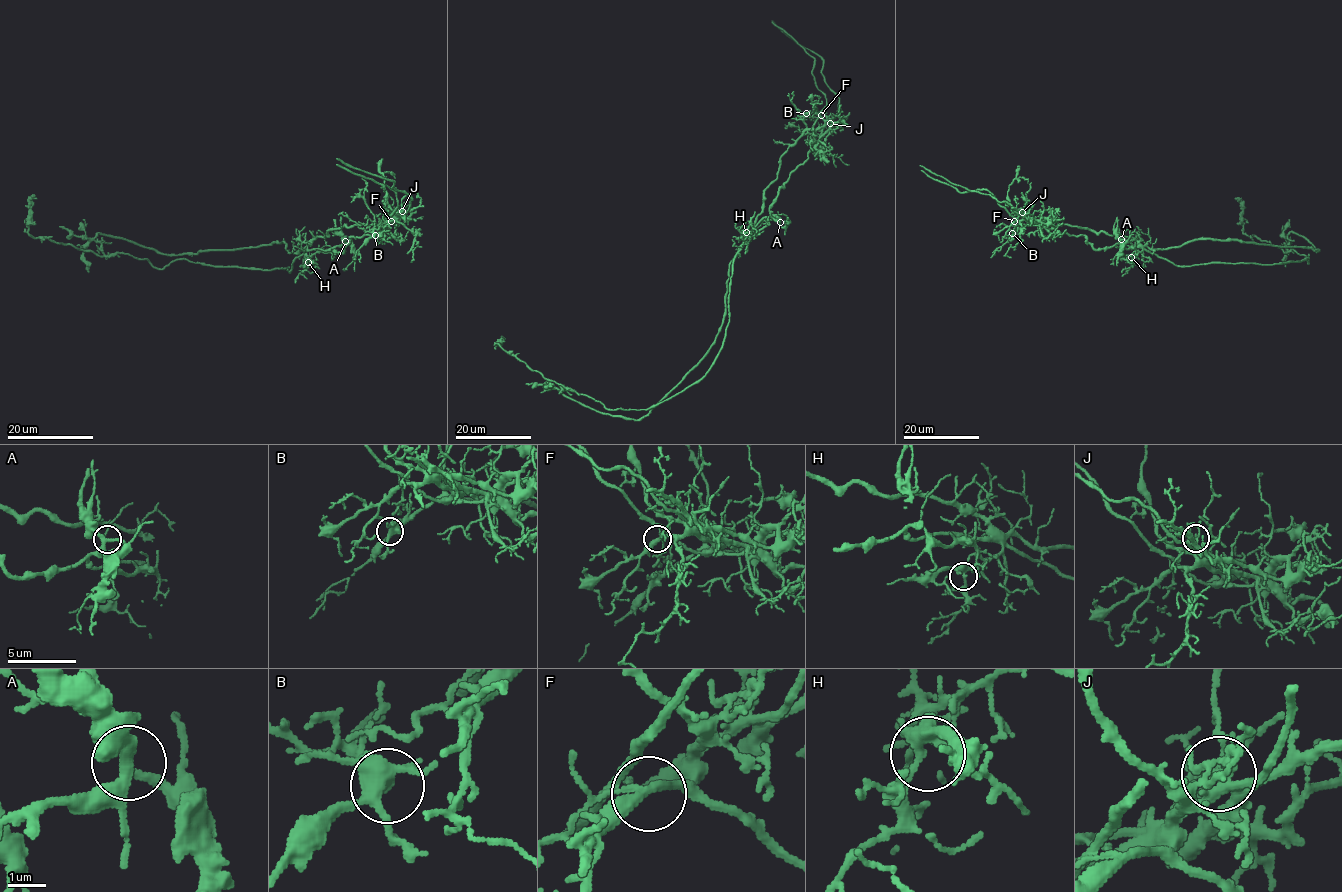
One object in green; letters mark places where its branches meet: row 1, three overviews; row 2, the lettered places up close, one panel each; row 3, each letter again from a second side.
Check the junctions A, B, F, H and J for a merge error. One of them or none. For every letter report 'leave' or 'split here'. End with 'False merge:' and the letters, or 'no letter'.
A: leave
B: leave
F: leave
H: leave
J: split here
False merge: J

